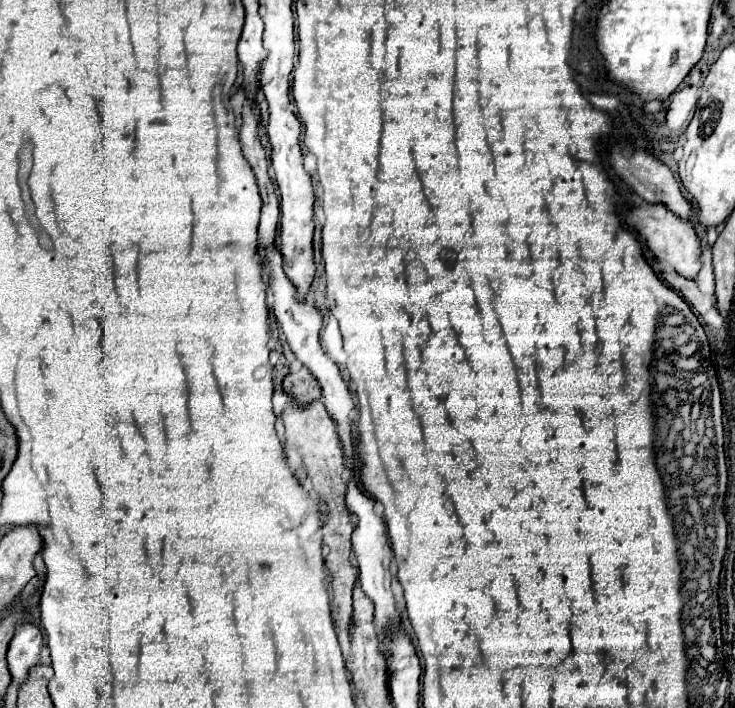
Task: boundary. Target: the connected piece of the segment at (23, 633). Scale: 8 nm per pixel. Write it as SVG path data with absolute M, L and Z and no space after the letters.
M23 624L17 628L15 638L11 640L7 652L13 684L21 686L27 680L29 670L41 662L41 648L43 648L43 636L37 626Z

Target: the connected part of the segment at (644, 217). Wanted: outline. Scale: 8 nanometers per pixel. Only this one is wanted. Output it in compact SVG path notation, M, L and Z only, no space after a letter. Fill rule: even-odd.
M647 204L635 206L635 210L631 210L631 214L627 216L627 222L633 224L633 228L635 228L635 232L639 237L645 238L649 250L657 256L657 260L661 264L675 270L679 276L691 278L691 280L699 274L699 270L706 269L706 286L715 287L711 250L706 249L701 255L699 238L695 234L695 228L689 222L681 220L679 216L669 212L665 206L647 206Z

